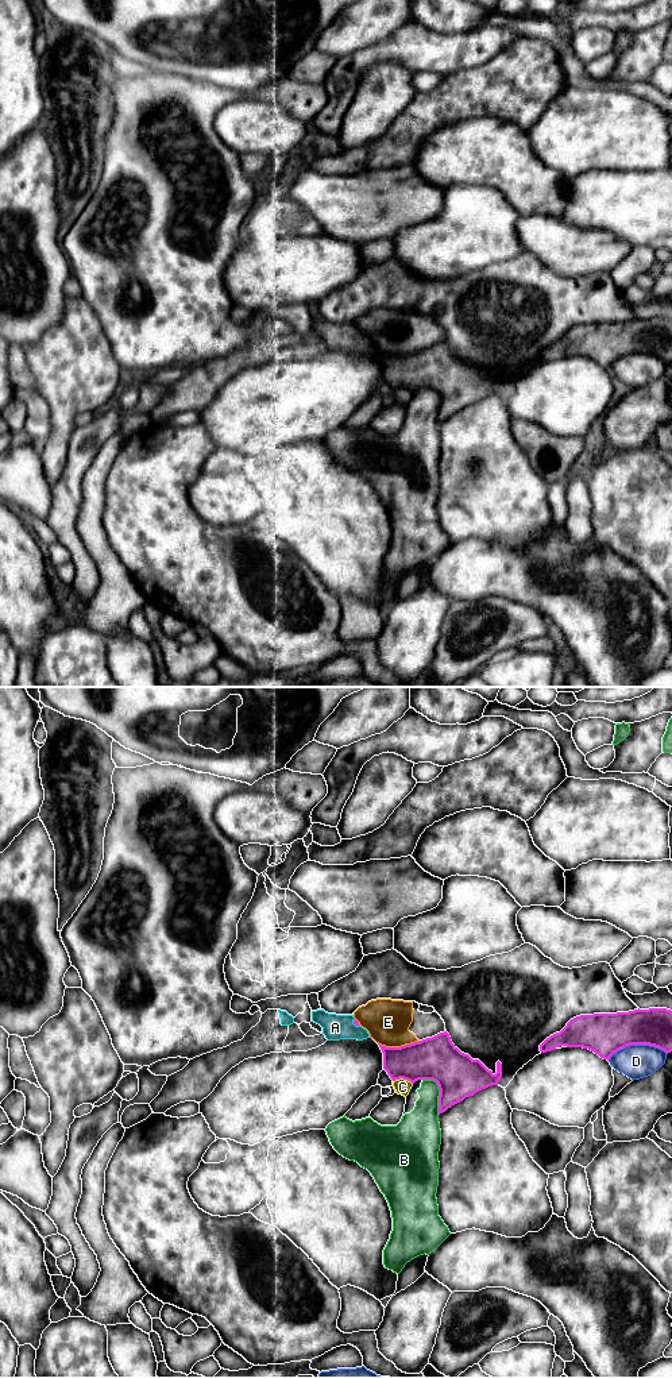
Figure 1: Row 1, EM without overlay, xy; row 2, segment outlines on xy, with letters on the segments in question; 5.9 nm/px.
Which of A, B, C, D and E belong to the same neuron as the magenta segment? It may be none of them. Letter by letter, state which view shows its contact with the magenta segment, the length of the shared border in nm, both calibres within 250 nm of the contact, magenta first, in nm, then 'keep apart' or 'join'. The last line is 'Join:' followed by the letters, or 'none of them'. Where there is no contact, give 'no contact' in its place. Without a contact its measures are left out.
A: contact in xy; length 70 nm; calibres 30 and 160 nm; join
B: contact in xy; length 240 nm; calibres 260 and 240 nm; keep apart
C: contact in xy; length 120 nm; calibres 260 and 100 nm; keep apart
D: contact in xy; length 360 nm; calibres 240 and 200 nm; keep apart
E: contact in xy; length 260 nm; calibres 260 and 260 nm; keep apart
Join: A

